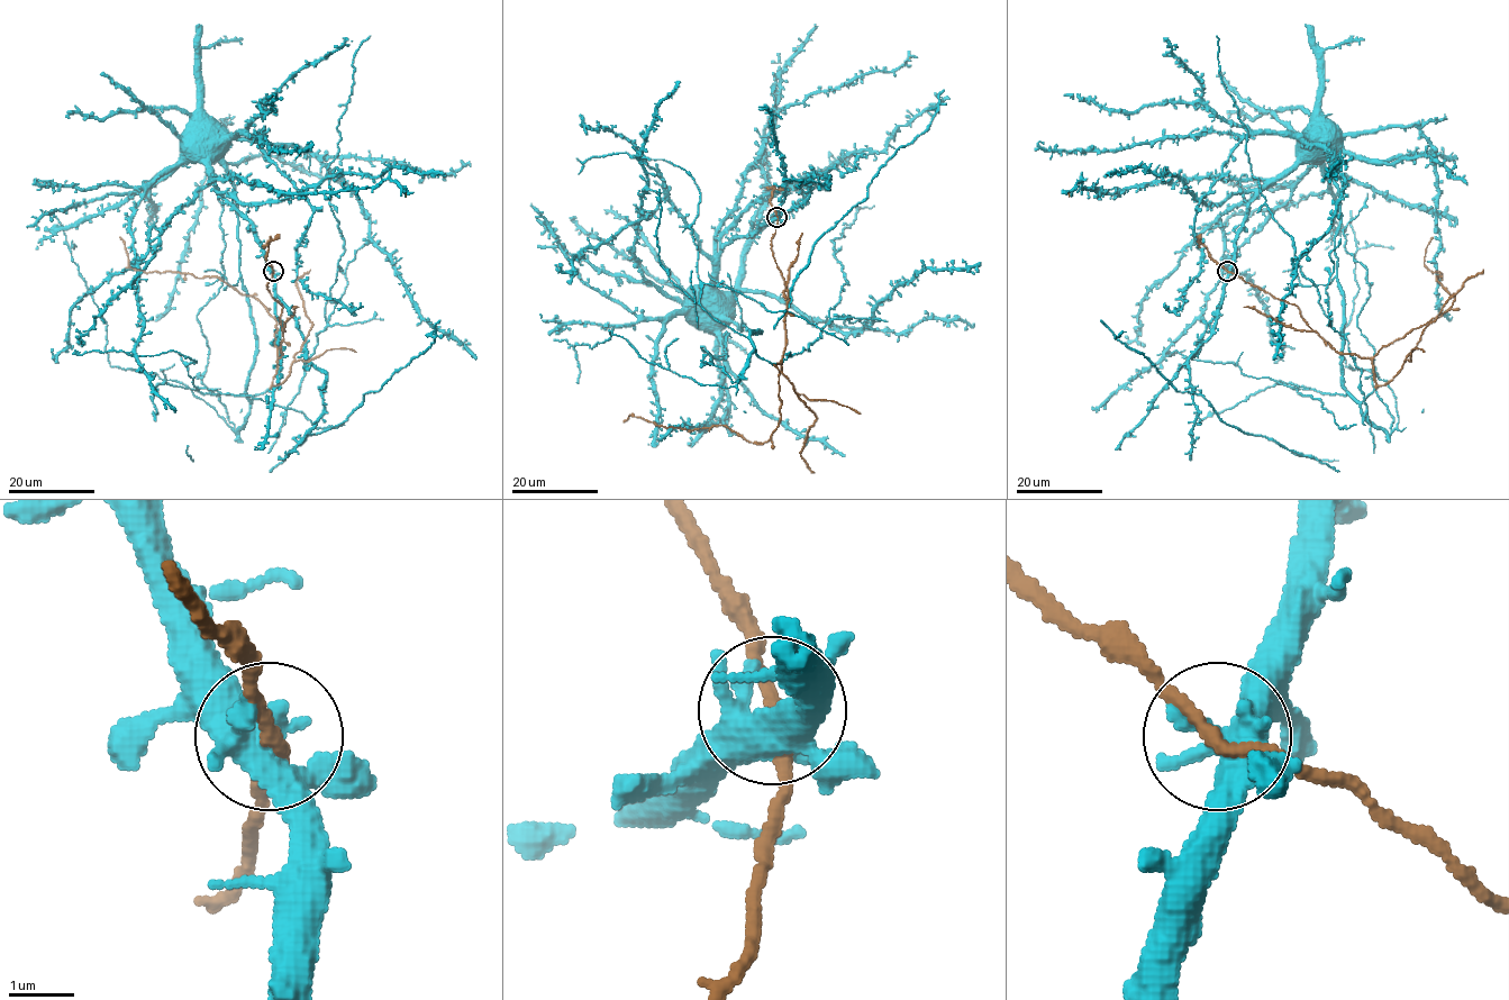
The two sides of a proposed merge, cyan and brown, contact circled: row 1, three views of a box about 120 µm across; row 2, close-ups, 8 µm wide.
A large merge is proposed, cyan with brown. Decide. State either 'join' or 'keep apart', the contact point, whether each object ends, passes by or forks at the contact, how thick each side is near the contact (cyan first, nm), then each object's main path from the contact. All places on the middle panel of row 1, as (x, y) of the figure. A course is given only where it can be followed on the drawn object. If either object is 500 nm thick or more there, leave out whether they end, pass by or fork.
join | (776, 217) | cyan forks | brown passes by | 480/190 nm | cyan via (776, 217), (745, 235), (736, 235), (723, 248), (712, 279), (705, 287), (689, 289), (692, 308) | brown via (776, 217), (771, 251), (788, 311), (776, 429), (758, 444), (719, 425), (689, 430), (632, 414), (624, 421)

